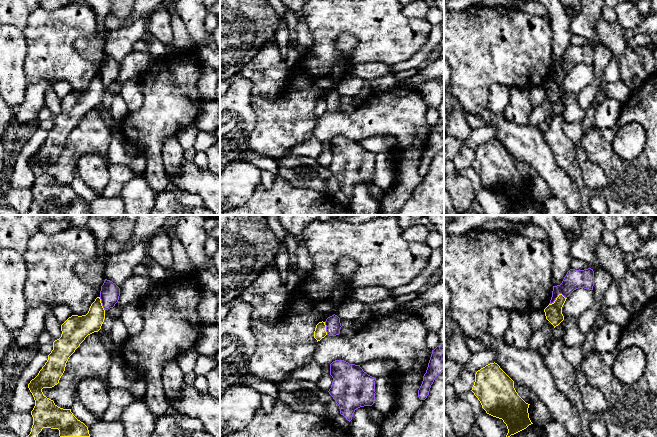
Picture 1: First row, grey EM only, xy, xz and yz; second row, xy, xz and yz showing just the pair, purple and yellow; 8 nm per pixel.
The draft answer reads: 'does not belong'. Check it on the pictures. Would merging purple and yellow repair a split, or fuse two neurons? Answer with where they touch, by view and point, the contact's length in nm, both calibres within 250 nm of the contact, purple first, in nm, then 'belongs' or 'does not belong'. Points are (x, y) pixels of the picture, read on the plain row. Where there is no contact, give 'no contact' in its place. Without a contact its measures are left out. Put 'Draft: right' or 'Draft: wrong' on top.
Draft: right
meets purple in yz at (557, 72); contact 160 nm long; 160 nm thick on the purple side, 140 nm on the other; does not belong

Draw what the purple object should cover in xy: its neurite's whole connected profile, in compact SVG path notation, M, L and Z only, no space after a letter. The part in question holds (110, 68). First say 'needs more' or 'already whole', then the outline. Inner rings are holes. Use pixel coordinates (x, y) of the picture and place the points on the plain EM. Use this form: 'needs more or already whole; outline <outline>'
already whole; outline M105 55L101 62L100 75L104 86L113 84L118 78L120 64L110 56Z

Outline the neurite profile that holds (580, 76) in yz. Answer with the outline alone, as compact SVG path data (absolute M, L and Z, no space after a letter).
M578 64L574 66L566 75L562 90L564 94L576 95L592 82L594 82L593 66Z

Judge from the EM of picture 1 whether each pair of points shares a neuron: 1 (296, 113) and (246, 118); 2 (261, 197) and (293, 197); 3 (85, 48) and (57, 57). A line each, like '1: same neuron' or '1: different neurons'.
1: different neurons
2: same neuron
3: different neurons

